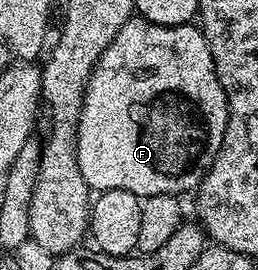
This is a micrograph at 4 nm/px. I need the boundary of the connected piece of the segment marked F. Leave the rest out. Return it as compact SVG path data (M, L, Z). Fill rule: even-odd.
M134 16L129 19L127 24L123 24L123 28L119 28L119 36L115 36L115 40L111 40L111 44L107 44L103 56L99 56L97 67L93 69L93 75L89 77L89 83L85 85L81 115L77 121L79 172L83 172L83 180L89 185L90 191L122 190L123 192L131 192L135 197L142 200L160 194L181 196L184 195L184 190L196 191L197 187L201 185L201 181L205 179L209 165L213 163L223 144L228 115L227 96L219 84L219 76L215 72L211 48L207 44L203 31L193 24L160 26L159 24L151 24L147 19L140 16Z

